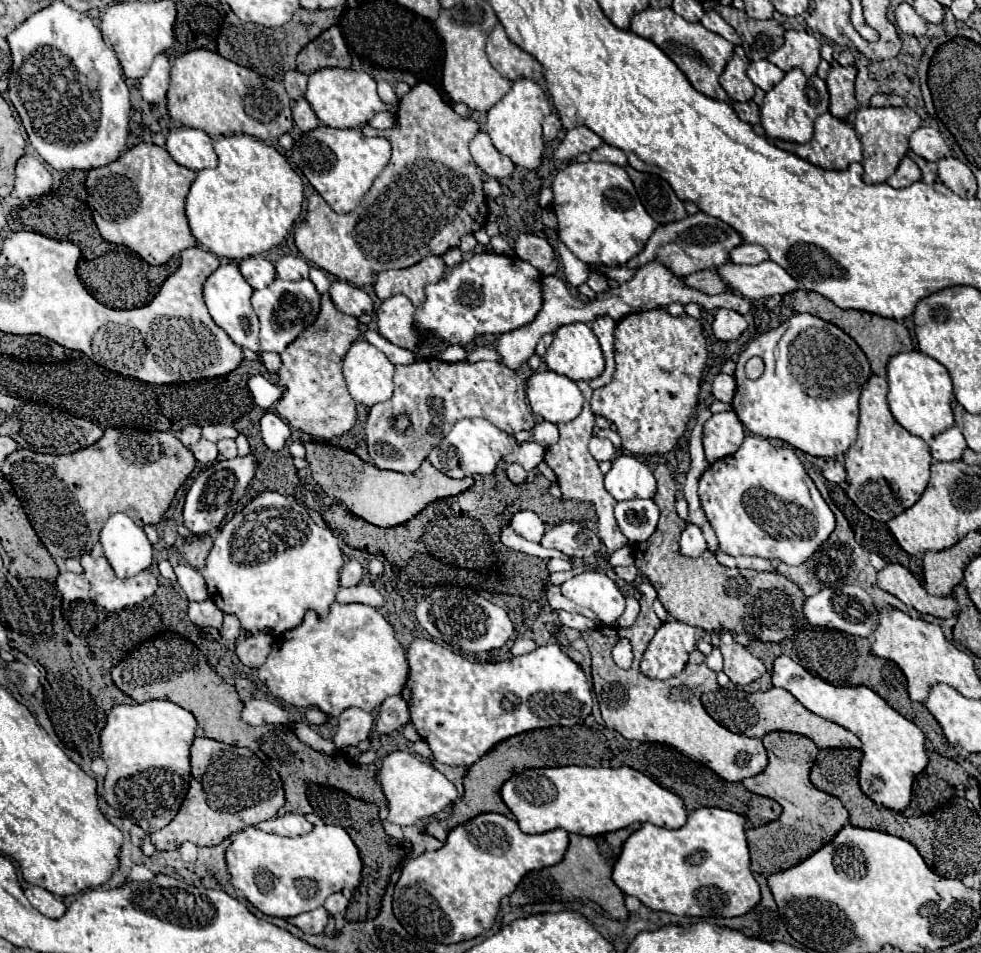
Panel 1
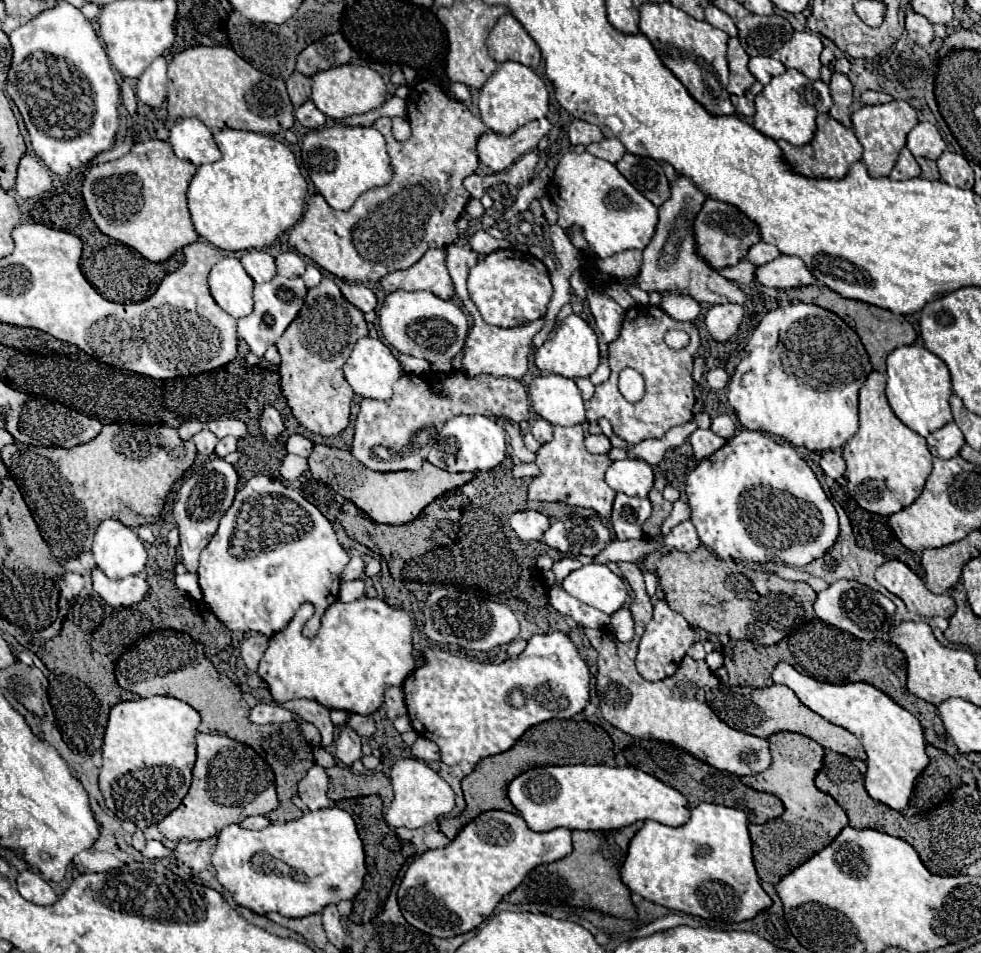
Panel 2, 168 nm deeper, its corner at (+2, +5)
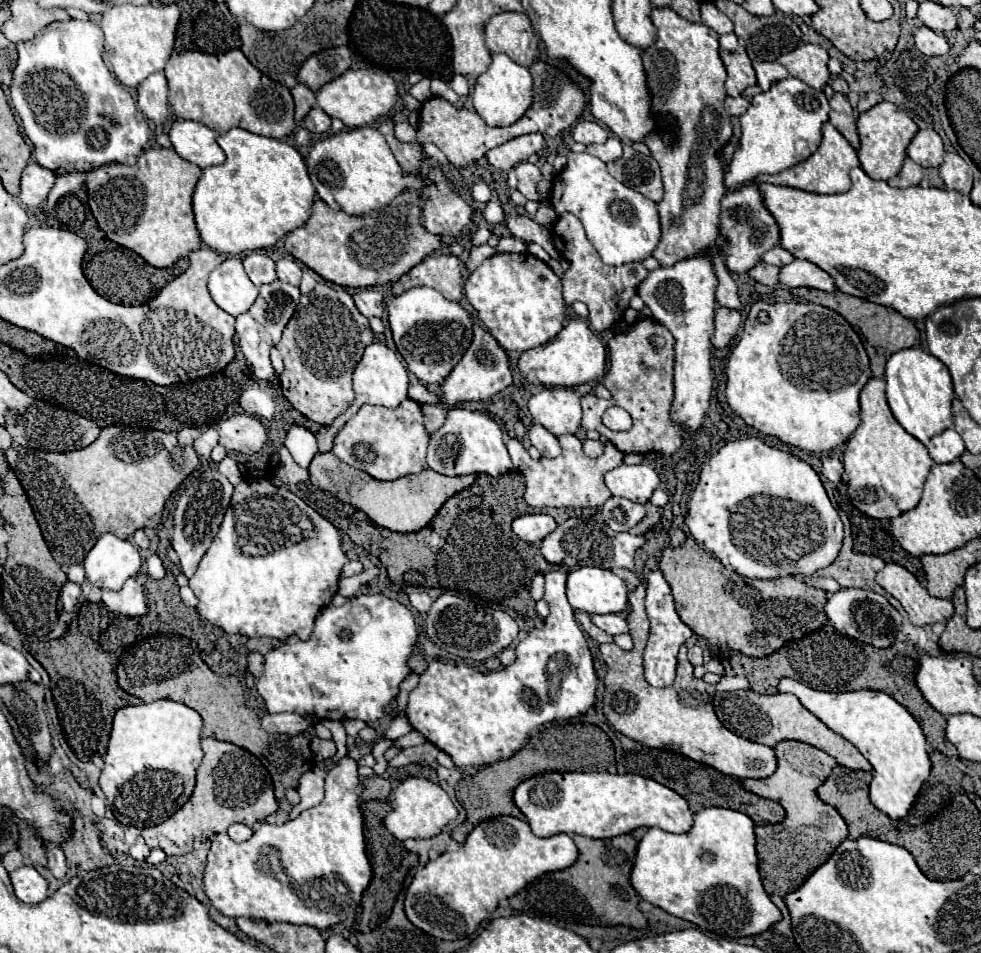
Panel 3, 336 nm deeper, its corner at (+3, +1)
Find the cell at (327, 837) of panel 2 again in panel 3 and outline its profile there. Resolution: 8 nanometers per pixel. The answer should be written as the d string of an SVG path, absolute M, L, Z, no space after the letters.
M344 756L342 760L338 760L338 766L334 766L328 772L328 776L326 776L326 796L318 806L304 810L298 818L288 820L286 824L280 824L280 826L260 822L258 828L254 828L252 838L242 842L242 844L236 844L236 842L228 840L226 834L214 834L212 846L210 846L210 852L208 852L208 858L206 858L206 868L204 868L204 874L202 874L204 894L208 896L212 906L220 914L232 916L232 918L244 916L244 918L252 918L252 920L264 920L268 924L288 922L288 924L296 924L296 926L312 926L316 930L328 930L328 928L344 922L348 916L354 916L356 910L358 910L362 892L368 888L368 884L372 880L372 868L370 868L370 862L368 862L368 856L366 856L366 842L364 842L364 816L362 816L362 810L360 810L360 794L362 794L362 784L360 784L360 778L358 778L358 764L352 758Z

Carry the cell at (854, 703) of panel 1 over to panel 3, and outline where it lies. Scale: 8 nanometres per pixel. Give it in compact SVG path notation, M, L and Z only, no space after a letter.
M784 678L778 684L778 690L794 694L816 718L820 718L830 730L852 742L860 750L860 754L874 766L870 800L880 812L888 814L892 820L900 820L908 814L920 786L930 776L930 758L920 724L902 704L898 704L884 692L820 692L792 678Z

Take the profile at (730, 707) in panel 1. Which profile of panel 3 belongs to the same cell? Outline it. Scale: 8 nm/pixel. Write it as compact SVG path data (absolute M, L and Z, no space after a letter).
M734 690L734 692L716 692L714 708L720 722L734 734L774 748L782 740L798 740L810 746L824 750L826 754L834 756L840 766L852 770L872 770L872 764L852 746L848 740L832 732L824 722L820 721L812 712L808 712L794 694L774 694L762 696L752 690Z

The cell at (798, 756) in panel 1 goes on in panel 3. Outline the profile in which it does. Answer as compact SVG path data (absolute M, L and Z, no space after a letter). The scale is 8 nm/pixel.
M784 740L776 744L774 750L778 758L778 770L770 778L748 778L742 784L748 792L770 798L786 810L784 822L755 826L754 829L758 869L764 882L764 890L770 896L776 894L784 898L786 894L800 888L804 880L834 854L840 842L848 838L848 828L842 816L832 806L824 804L816 794L818 786L824 784L824 780L838 766L838 762L820 748L794 740Z

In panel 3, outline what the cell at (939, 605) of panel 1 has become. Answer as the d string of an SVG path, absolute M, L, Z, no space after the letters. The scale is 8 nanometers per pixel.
M894 562L886 564L876 574L876 582L904 606L914 626L926 626L942 620L948 622L954 614L950 600L930 596L920 586L916 576L912 576L904 566L898 566Z

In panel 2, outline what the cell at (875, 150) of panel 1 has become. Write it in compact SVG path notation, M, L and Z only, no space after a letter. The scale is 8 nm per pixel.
M889 102L889 104L879 104L879 106L863 106L859 110L855 110L851 114L851 122L853 122L853 132L859 138L861 146L863 146L863 162L869 170L871 178L881 178L887 176L893 166L895 160L899 156L899 150L905 146L905 138L909 134L911 128L917 126L917 112L915 108L911 108L907 102Z

